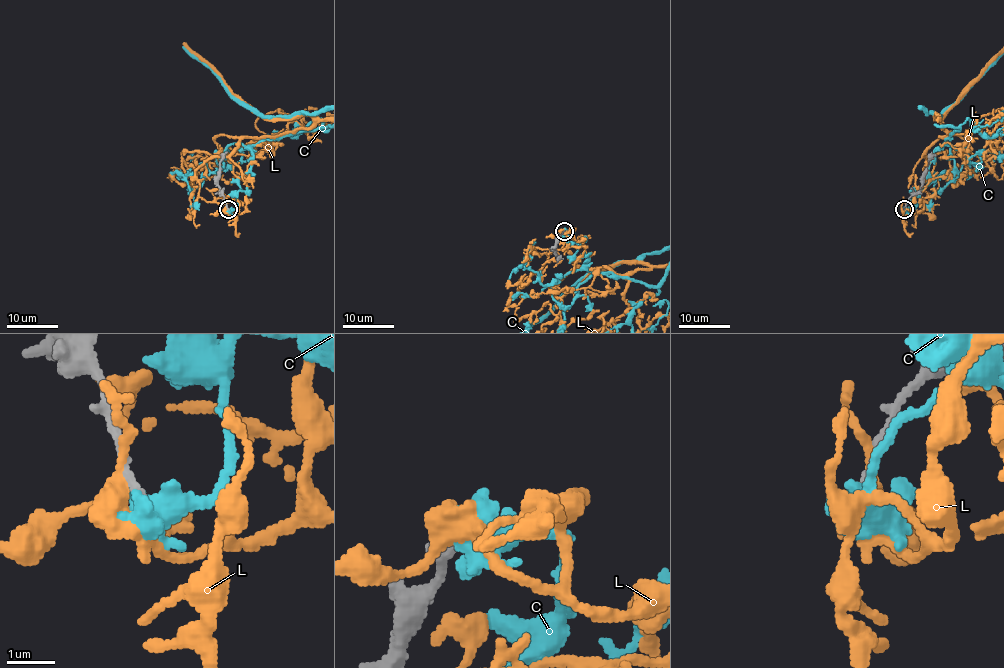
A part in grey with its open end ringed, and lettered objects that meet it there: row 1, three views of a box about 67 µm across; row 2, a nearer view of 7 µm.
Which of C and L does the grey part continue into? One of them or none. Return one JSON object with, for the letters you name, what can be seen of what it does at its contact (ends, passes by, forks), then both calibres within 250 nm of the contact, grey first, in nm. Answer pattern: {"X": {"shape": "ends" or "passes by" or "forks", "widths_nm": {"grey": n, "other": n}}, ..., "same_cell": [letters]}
{"same_cell": []}

